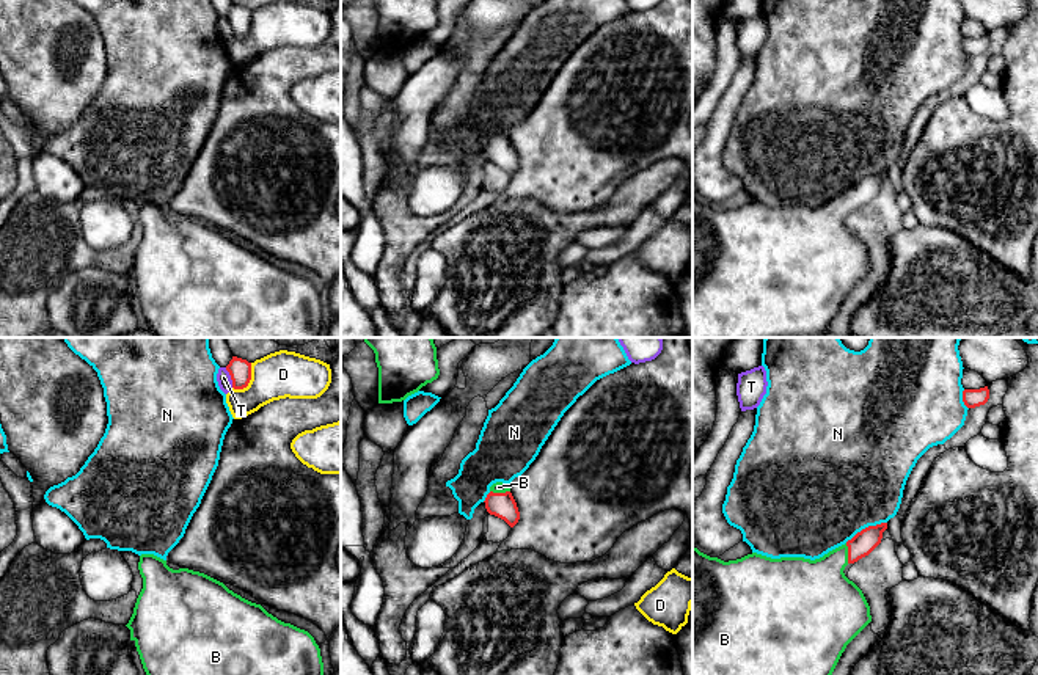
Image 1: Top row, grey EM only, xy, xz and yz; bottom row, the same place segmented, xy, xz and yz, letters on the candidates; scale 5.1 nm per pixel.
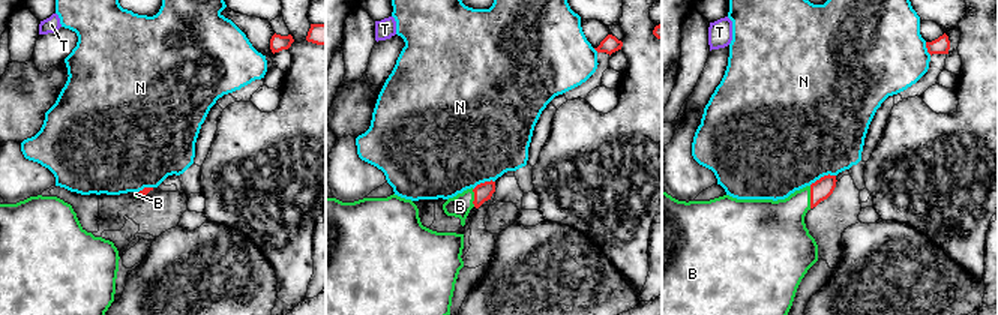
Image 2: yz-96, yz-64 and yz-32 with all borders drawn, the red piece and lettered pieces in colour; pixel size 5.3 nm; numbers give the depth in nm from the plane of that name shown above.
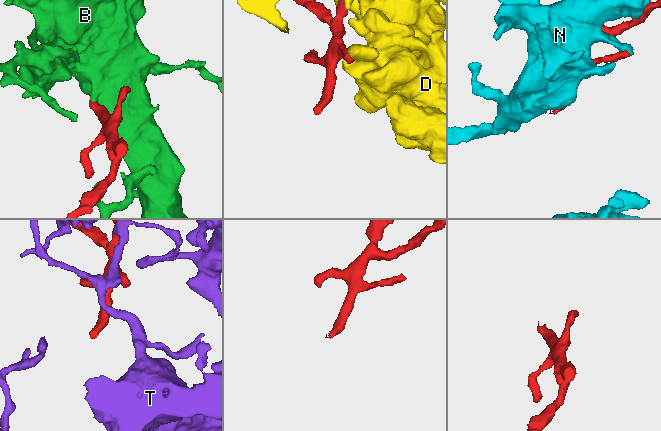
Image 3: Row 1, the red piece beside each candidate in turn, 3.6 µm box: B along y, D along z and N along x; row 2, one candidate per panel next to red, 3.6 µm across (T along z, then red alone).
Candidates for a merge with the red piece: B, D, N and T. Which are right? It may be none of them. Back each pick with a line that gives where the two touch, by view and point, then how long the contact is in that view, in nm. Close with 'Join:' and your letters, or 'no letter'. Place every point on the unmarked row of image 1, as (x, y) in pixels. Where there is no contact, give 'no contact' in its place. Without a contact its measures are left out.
B: xz (500, 142) | 100 nm
Join: B

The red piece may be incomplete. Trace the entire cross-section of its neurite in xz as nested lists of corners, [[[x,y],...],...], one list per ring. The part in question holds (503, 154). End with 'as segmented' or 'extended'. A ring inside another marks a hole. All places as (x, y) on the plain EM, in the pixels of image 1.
[[[493,132],[484,151],[490,163],[504,168],[510,176],[518,171],[520,160],[507,132]]] | extended

